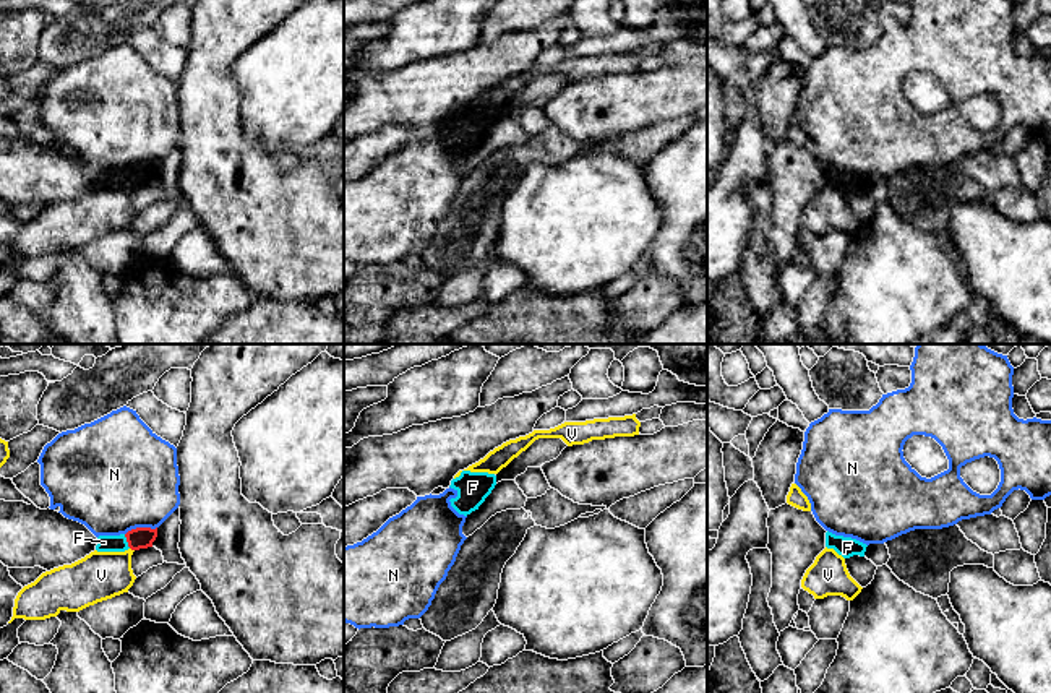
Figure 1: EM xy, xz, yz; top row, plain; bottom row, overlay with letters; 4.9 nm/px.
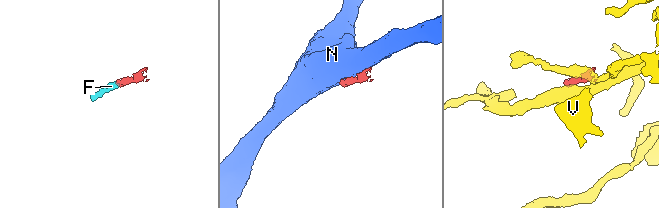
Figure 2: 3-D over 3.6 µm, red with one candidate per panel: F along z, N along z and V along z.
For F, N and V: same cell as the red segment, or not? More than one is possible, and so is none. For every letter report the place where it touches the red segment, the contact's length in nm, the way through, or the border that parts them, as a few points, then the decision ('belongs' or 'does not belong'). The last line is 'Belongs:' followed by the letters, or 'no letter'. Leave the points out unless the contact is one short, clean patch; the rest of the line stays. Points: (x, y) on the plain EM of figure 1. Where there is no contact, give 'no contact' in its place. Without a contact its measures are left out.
F: contact xy (127, 177); length 80 nm; way xy (141, 174), (127, 177), (104, 179); belongs
N: contact xy (140, 164); length 170 nm; does not belong
V: contact xy (132, 185); length 30 nm; does not belong
Belongs: F

